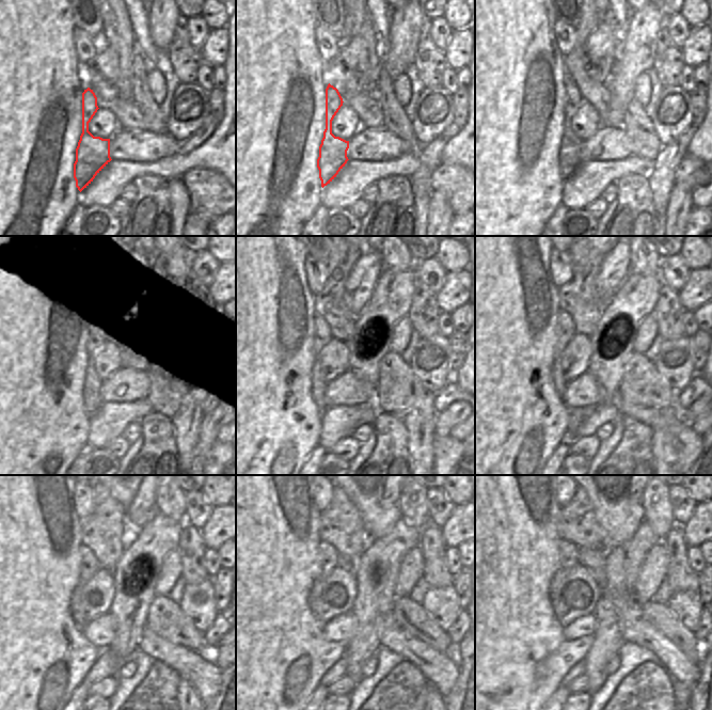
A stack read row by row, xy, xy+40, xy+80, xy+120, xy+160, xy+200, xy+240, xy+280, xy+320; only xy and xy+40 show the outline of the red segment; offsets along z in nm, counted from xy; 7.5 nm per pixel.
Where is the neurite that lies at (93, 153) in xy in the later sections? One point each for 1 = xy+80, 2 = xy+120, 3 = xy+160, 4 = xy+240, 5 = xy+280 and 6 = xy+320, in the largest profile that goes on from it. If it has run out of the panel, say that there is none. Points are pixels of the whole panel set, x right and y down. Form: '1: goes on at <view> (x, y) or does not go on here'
1: goes on at xy+80 (569, 160)
2: goes on at xy+120 (91, 397)
3: goes on at xy+160 (322, 331)
4: goes on at xy+240 (89, 565)
5: goes on at xy+280 (329, 555)
6: goes on at xy+320 (568, 551)

